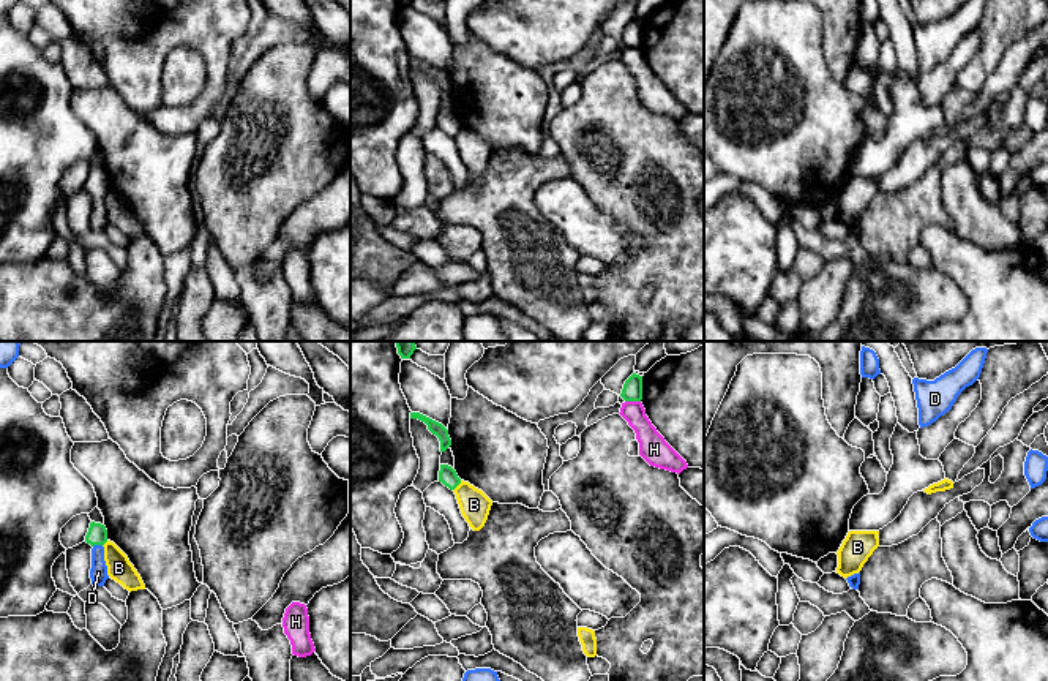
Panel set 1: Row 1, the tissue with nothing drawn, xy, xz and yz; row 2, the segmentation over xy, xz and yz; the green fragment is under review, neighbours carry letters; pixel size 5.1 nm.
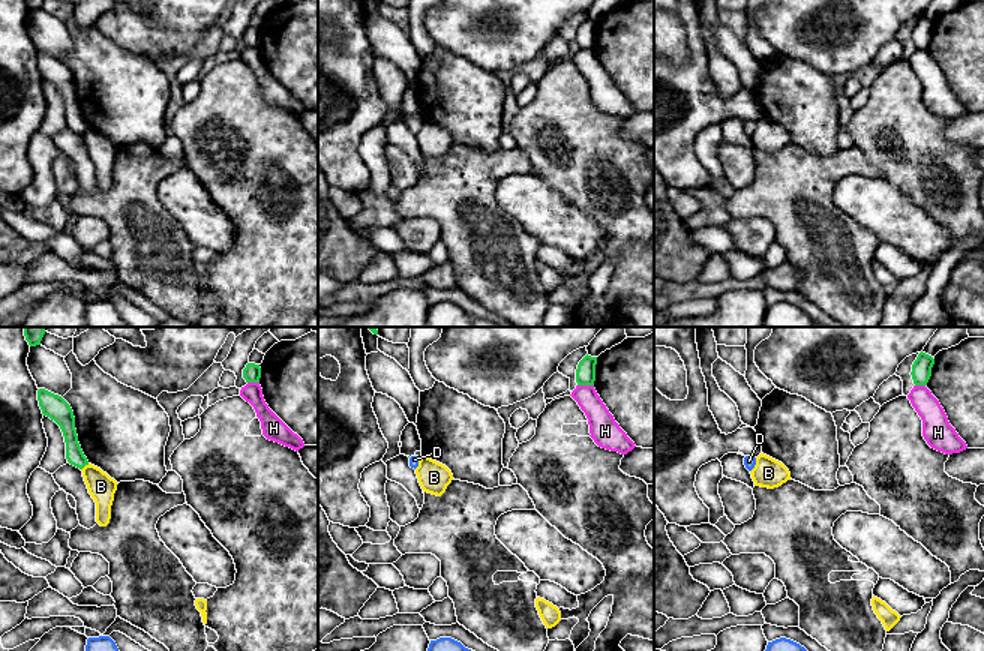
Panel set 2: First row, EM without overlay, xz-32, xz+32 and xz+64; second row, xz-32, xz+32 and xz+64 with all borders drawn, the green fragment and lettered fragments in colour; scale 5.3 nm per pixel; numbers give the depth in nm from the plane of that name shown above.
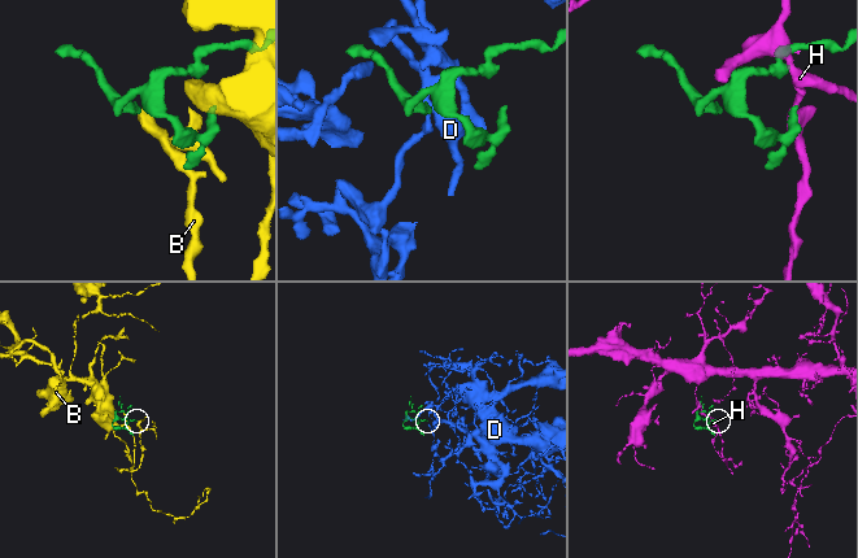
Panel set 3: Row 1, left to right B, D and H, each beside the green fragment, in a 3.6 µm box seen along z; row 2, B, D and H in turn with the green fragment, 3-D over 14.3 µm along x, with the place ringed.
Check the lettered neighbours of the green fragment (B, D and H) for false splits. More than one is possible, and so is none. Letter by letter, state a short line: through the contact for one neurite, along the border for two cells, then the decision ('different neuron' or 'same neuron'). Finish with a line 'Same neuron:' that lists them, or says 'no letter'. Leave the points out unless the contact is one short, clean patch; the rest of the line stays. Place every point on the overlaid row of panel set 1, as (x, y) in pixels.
B: line xz (461, 481), (453, 490); different neuron
D: line xy (97, 534), (97, 544), (98, 572); same neuron
H: different neuron
Same neuron: D

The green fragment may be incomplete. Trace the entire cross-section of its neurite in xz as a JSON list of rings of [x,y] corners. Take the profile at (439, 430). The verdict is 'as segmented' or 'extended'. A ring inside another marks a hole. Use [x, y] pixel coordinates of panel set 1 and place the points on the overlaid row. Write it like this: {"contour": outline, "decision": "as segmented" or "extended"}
{"contour": [[[410,412],[410,419],[418,419],[428,425],[428,430],[432,435],[436,435],[440,441],[440,452],[445,452],[451,446],[448,430],[442,423],[439,423],[439,422],[436,422],[436,420],[420,414],[420,412]]], "decision": "as segmented"}

